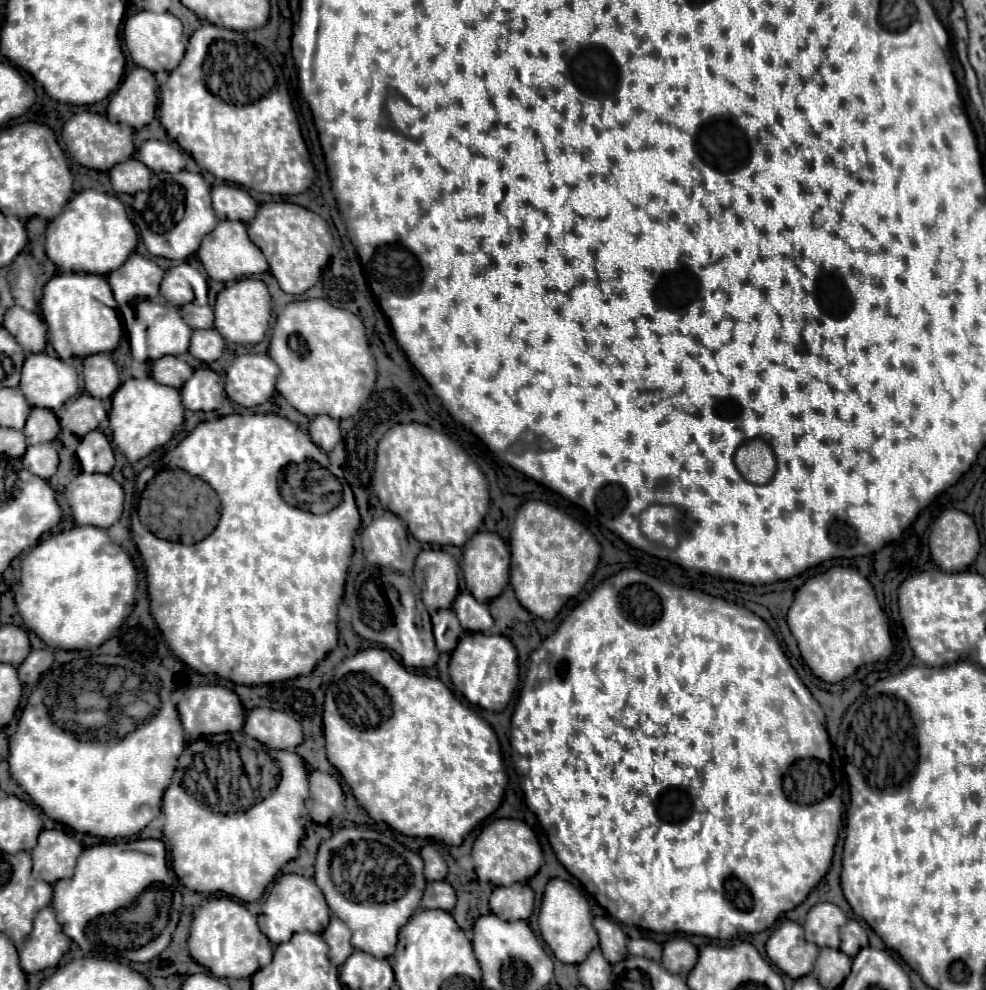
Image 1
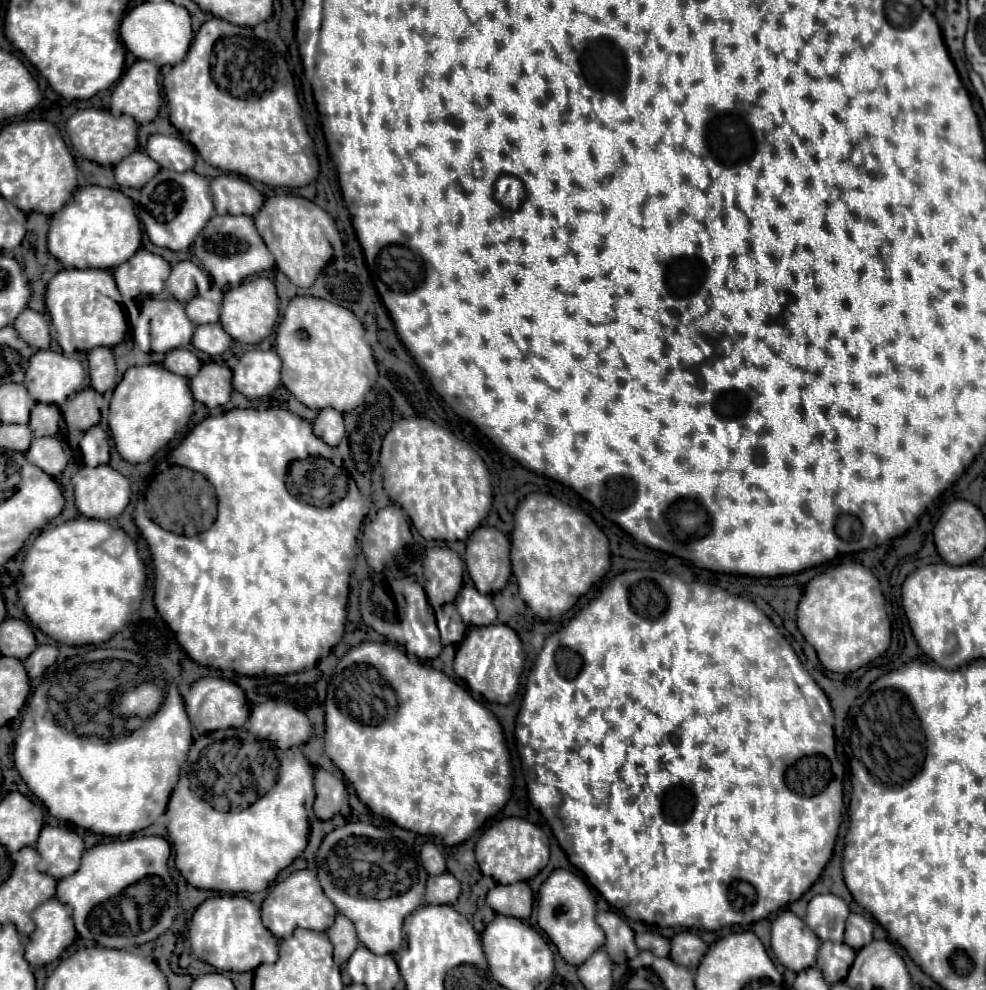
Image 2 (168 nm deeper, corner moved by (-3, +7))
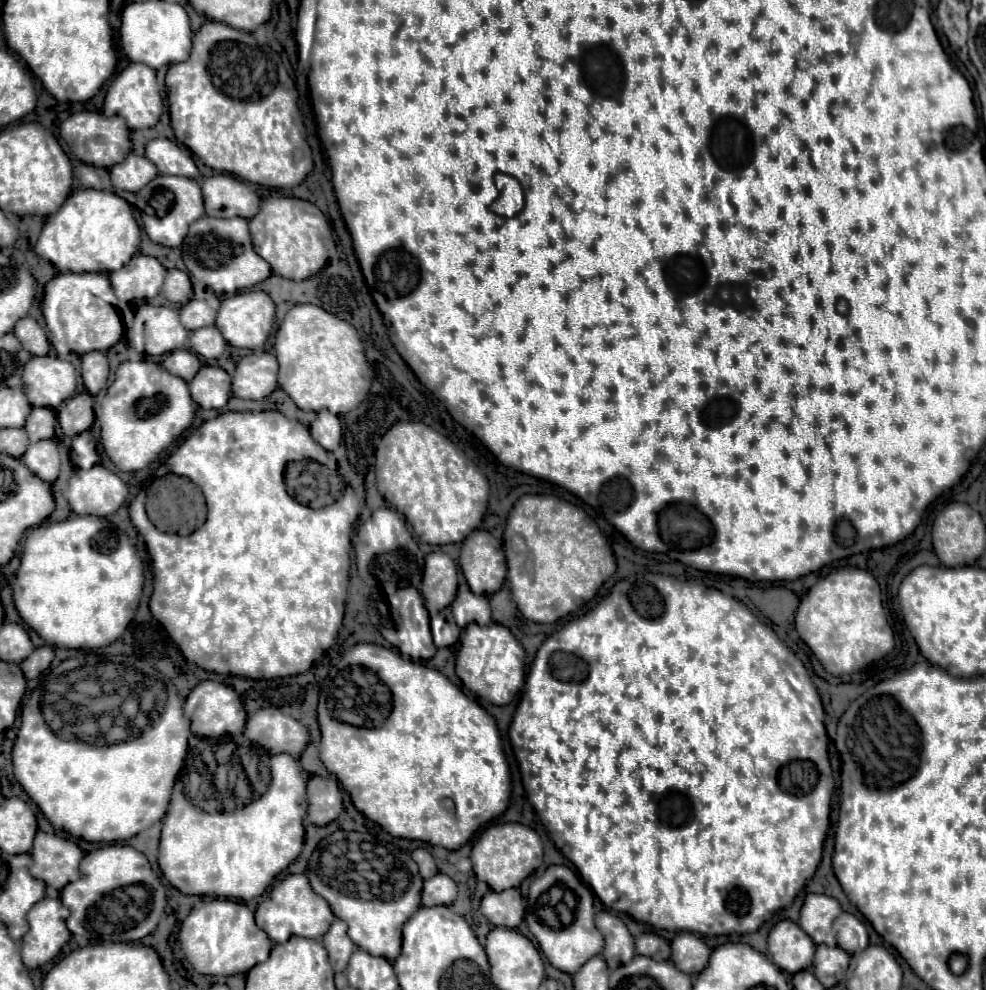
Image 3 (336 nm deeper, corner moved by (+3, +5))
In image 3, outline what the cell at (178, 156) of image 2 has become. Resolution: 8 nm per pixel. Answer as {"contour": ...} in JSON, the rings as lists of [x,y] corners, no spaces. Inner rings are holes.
{"contour":[[[167,138],[149,140],[145,146],[145,156],[157,166],[161,174],[175,174],[187,178],[197,176],[197,166],[191,152],[179,142],[171,142]]]}

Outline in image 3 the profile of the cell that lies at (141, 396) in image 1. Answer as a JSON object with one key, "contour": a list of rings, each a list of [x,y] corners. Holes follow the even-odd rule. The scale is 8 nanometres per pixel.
{"contour":[[[123,362],[101,408],[101,443],[111,462],[123,472],[147,468],[193,422],[195,412],[187,382],[163,372],[163,366],[155,362]]]}

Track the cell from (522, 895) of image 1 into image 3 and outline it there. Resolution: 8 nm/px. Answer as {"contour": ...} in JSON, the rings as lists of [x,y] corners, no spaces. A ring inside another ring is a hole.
{"contour":[[[517,888],[503,892],[487,892],[481,898],[481,914],[493,924],[503,928],[517,928],[525,914],[523,896]]]}

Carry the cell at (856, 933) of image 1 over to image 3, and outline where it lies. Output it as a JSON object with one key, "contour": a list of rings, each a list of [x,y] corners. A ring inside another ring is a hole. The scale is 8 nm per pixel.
{"contour":[[[843,914],[837,920],[837,944],[847,950],[849,954],[855,954],[857,950],[867,946],[867,930],[863,922],[859,922],[853,914]]]}

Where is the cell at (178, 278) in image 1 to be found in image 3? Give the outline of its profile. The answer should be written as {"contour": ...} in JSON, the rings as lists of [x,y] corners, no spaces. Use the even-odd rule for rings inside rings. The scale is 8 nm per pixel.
{"contour":[[[169,270],[161,294],[173,304],[187,304],[189,300],[193,300],[189,274],[183,270]]]}

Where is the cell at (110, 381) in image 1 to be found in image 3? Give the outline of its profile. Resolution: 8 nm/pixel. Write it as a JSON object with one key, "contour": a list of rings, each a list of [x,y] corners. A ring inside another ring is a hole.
{"contour":[[[89,352],[81,356],[81,376],[85,382],[85,388],[97,396],[99,390],[107,384],[107,376],[109,376],[109,364],[107,364],[107,356],[103,352]]]}

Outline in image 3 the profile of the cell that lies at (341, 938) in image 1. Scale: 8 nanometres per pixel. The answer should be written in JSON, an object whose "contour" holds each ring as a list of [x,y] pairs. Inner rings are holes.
{"contour":[[[335,920],[329,928],[329,932],[323,936],[323,946],[329,952],[329,962],[333,964],[335,972],[343,972],[347,968],[349,956],[355,950],[355,944],[351,942],[347,934],[347,924],[343,920]]]}

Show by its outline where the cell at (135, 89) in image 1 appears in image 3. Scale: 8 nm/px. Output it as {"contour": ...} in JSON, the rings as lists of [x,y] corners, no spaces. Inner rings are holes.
{"contour":[[[129,64],[111,82],[107,96],[105,96],[105,104],[103,104],[103,114],[125,118],[129,130],[155,126],[159,116],[161,116],[161,110],[163,110],[163,100],[161,100],[161,92],[159,92],[159,86],[155,80],[155,70],[145,66],[145,64]]]}

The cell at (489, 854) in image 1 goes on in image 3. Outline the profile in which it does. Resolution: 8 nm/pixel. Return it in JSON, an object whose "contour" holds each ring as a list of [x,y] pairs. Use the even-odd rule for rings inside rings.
{"contour":[[[495,824],[489,826],[481,838],[473,844],[471,850],[473,872],[479,880],[487,882],[495,892],[503,892],[507,888],[519,888],[519,884],[529,878],[543,862],[543,844],[539,834],[523,824]]]}

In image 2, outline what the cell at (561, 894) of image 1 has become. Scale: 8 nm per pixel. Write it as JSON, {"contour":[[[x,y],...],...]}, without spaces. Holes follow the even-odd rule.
{"contour":[[[553,870],[551,876],[541,884],[537,898],[537,924],[549,936],[549,940],[557,946],[561,958],[567,964],[579,966],[593,954],[597,948],[605,944],[605,934],[601,926],[597,926],[596,900],[589,885],[569,870]]]}

